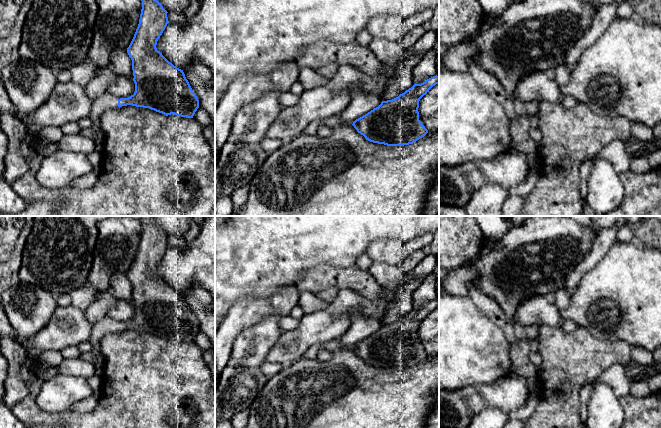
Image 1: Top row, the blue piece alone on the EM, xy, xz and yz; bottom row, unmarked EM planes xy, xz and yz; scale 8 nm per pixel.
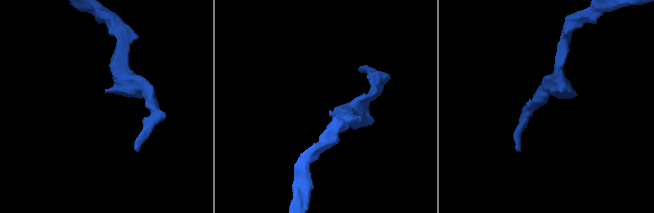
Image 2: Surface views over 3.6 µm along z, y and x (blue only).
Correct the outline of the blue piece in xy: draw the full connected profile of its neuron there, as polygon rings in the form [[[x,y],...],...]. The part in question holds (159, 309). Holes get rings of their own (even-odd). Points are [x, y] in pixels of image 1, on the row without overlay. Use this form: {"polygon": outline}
{"polygon": [[[149,216],[140,218],[142,233],[134,261],[127,272],[132,284],[135,316],[128,322],[119,322],[108,316],[93,324],[89,338],[95,358],[95,375],[102,376],[104,359],[100,341],[110,333],[132,329],[149,332],[166,340],[174,338],[193,342],[199,324],[183,294],[169,286],[157,274],[157,265],[169,247],[167,235]]]}

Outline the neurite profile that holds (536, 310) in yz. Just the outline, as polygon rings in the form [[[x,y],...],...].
[[[532,296],[521,302],[514,319],[525,327],[530,325],[559,327],[562,325],[560,309],[545,296]]]

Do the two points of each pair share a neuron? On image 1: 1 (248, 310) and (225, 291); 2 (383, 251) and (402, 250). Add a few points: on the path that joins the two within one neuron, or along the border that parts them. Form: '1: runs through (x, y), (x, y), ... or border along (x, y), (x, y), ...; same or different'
1: border along (260, 297), (244, 297), (239, 299), (225, 316); different
2: runs through (388, 251), (397, 251); same

